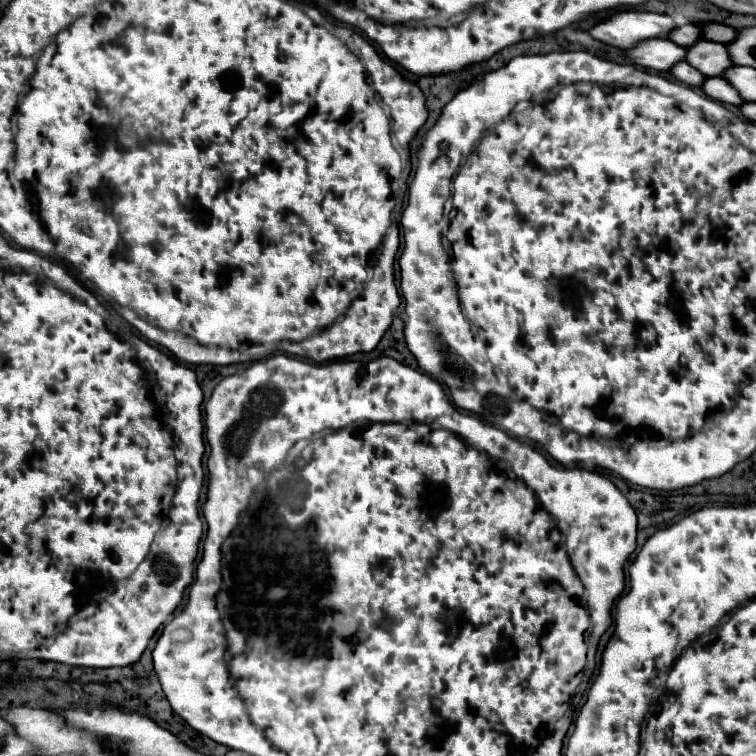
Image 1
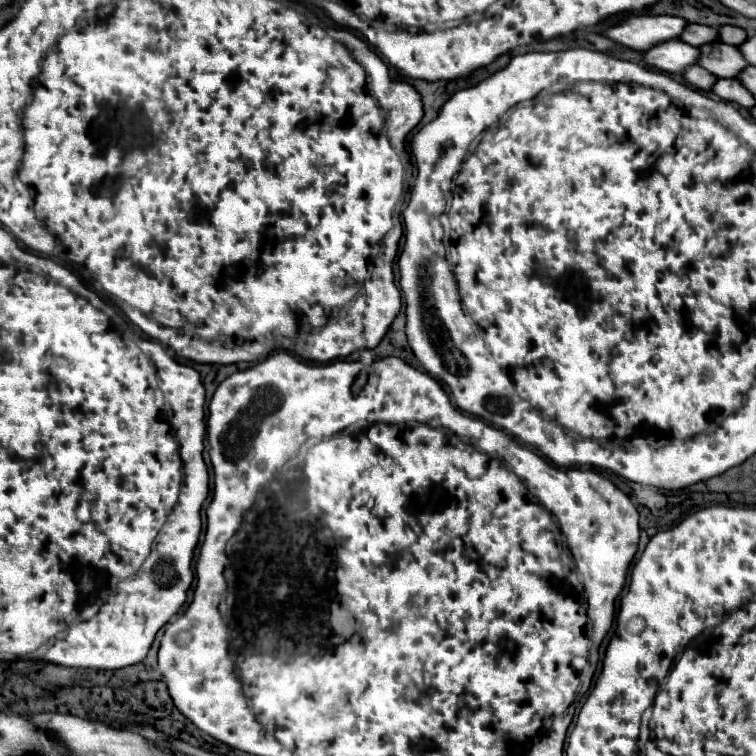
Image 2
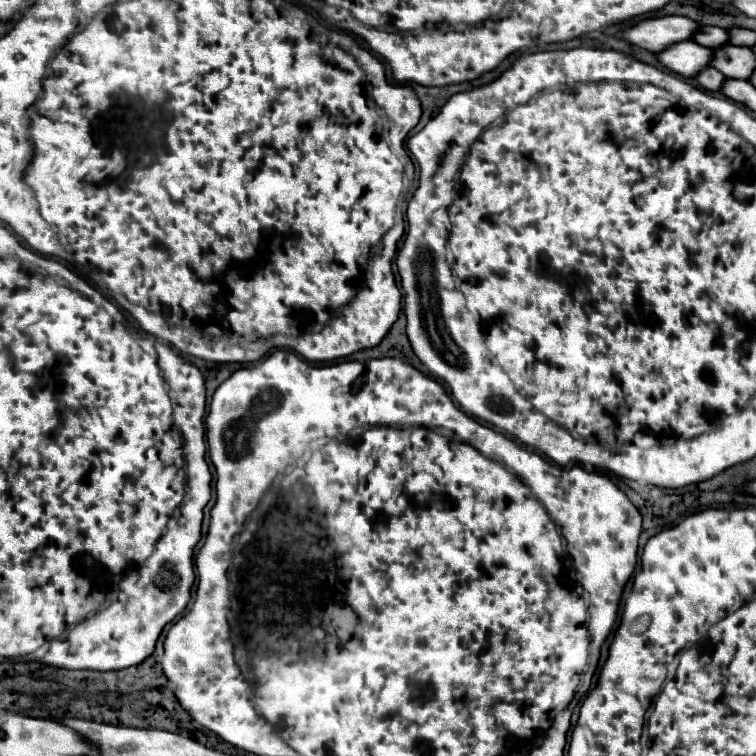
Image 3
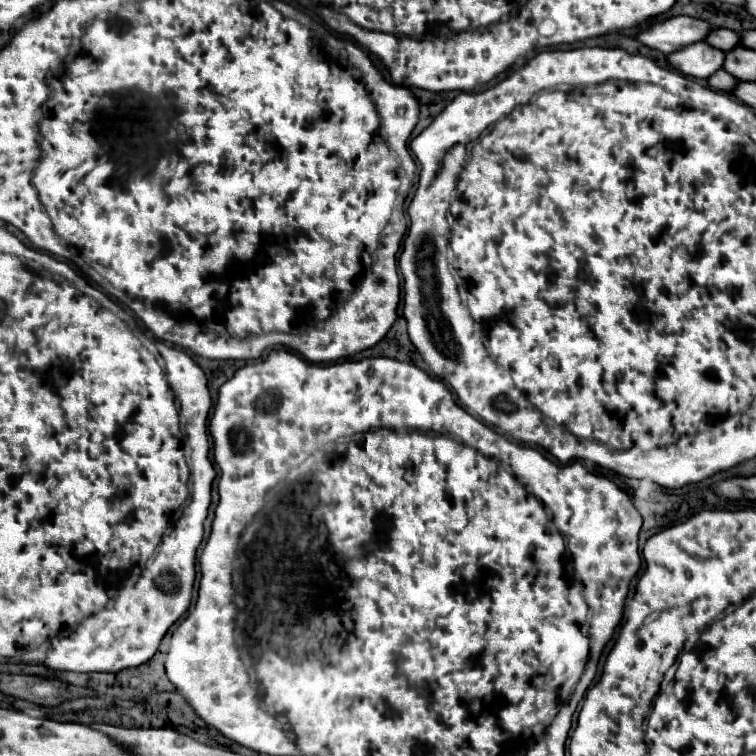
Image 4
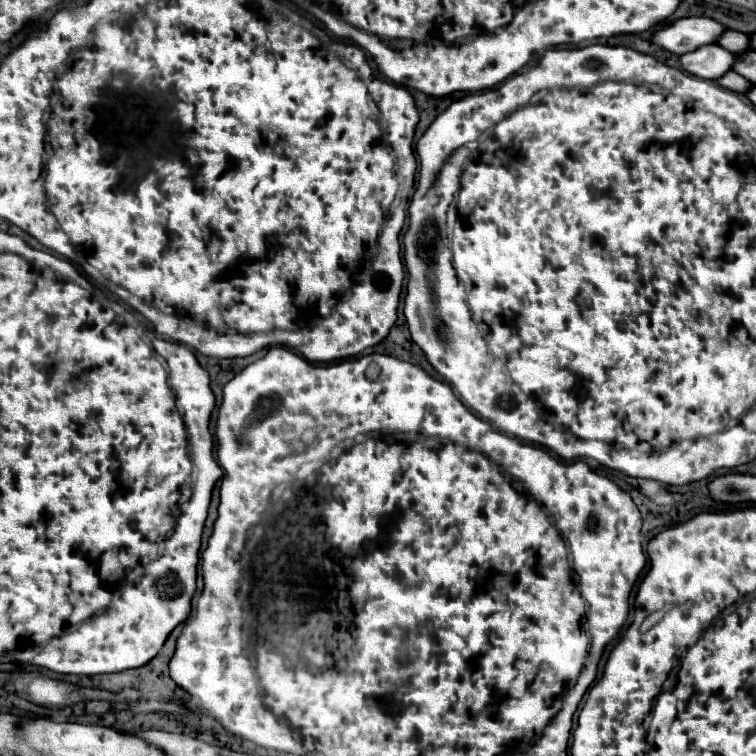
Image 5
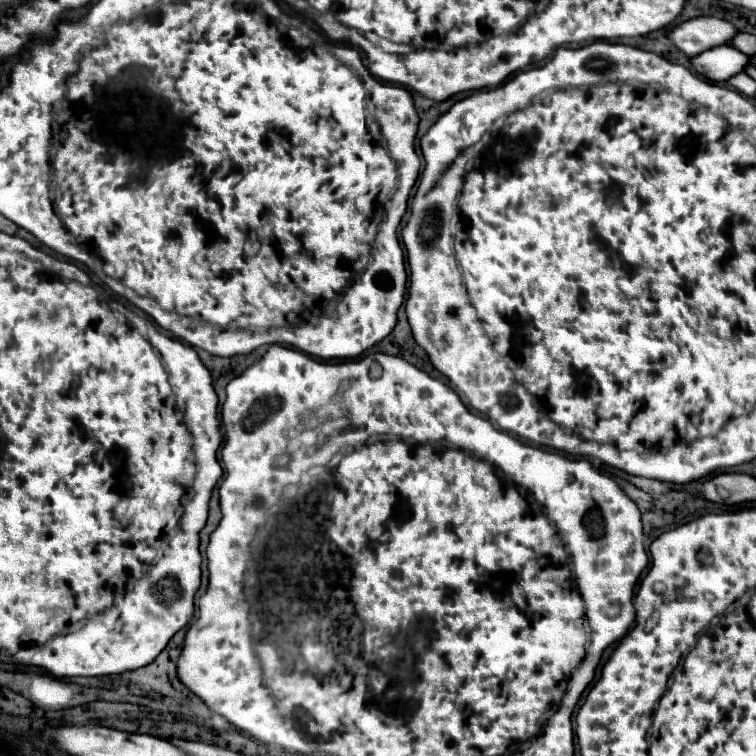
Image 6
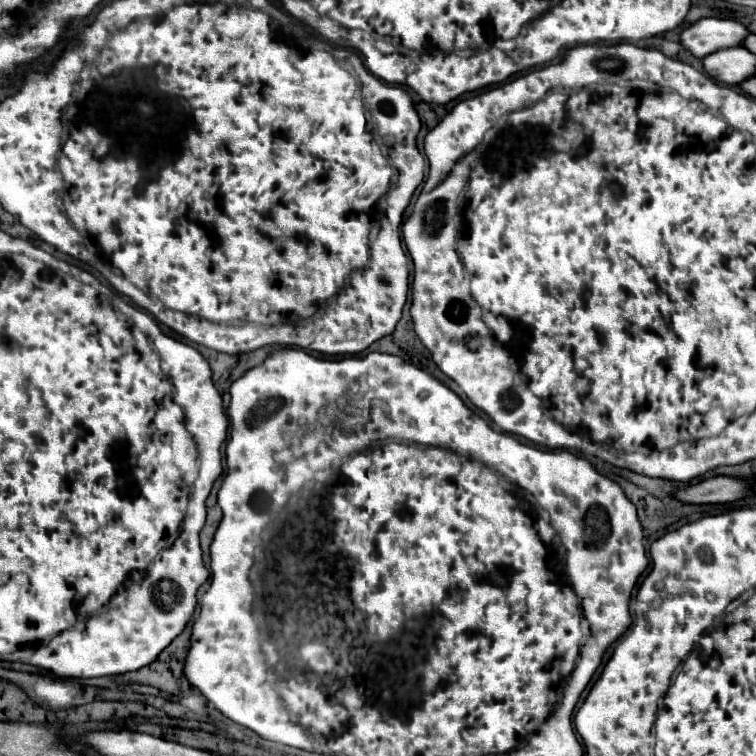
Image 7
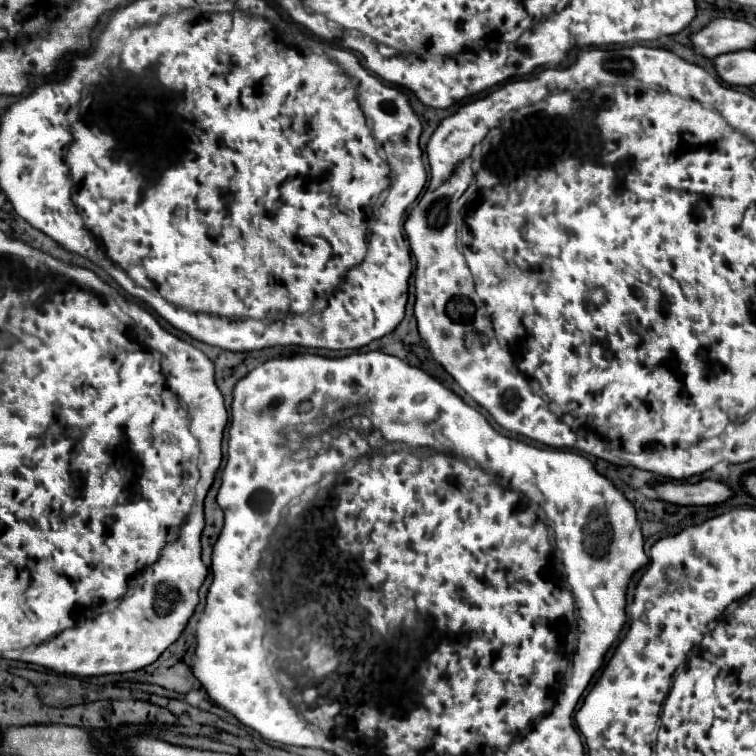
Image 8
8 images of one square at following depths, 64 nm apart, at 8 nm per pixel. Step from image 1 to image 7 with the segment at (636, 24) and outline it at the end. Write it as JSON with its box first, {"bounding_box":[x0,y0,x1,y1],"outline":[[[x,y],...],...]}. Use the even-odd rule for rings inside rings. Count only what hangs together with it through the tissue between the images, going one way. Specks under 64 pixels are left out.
{"bounding_box":[680,18,750,58],"outline":[[[704,18],[682,32],[680,42],[698,58],[712,52],[742,46],[742,40],[750,36],[750,30],[738,20],[728,18]]]}

